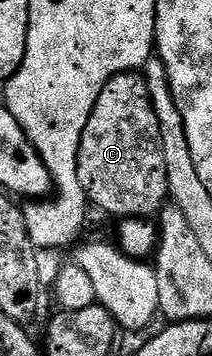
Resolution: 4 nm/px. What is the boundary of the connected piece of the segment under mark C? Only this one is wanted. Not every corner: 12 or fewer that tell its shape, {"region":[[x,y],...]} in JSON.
{"region":[[143,73],[116,74],[86,120],[78,181],[120,220],[169,201]]}

